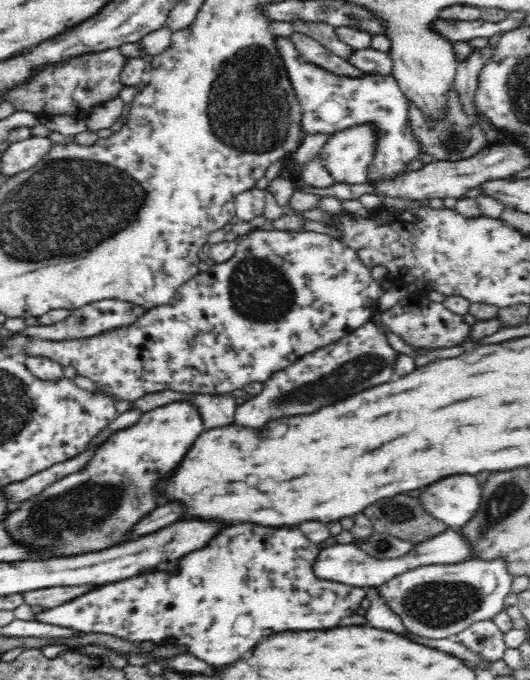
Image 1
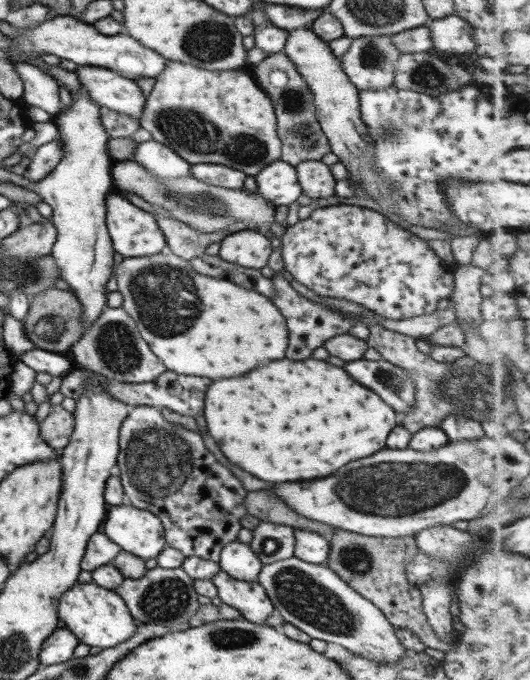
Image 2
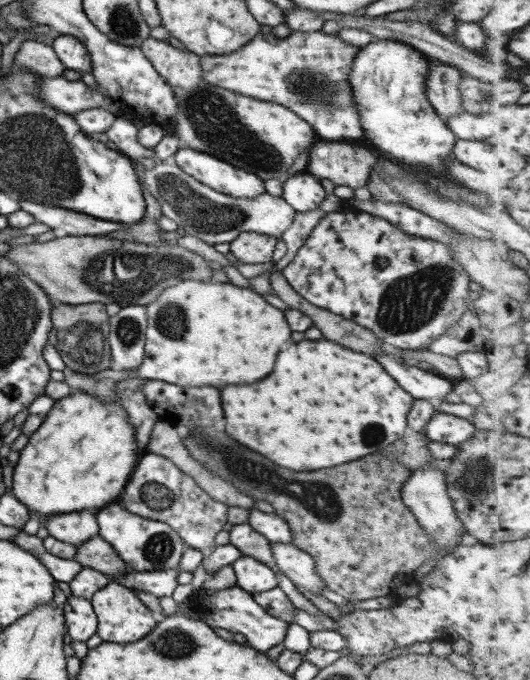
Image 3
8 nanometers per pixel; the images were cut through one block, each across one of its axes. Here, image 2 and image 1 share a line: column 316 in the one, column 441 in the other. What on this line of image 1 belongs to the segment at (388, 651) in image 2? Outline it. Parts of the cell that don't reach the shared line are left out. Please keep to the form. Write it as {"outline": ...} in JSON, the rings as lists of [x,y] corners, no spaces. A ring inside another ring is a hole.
{"outline":[[[468,559],[454,564],[422,566],[376,587],[376,595],[402,618],[408,632],[422,638],[448,638],[474,622],[493,620],[496,614],[504,611],[513,578],[507,572],[504,559],[489,561]],[[406,616],[410,616],[410,620],[406,620]]]}

